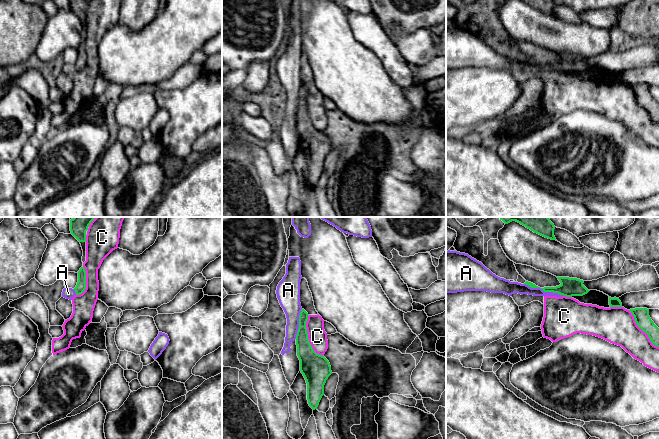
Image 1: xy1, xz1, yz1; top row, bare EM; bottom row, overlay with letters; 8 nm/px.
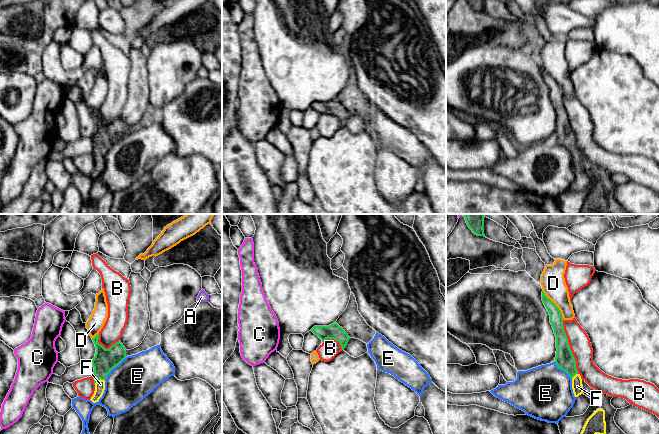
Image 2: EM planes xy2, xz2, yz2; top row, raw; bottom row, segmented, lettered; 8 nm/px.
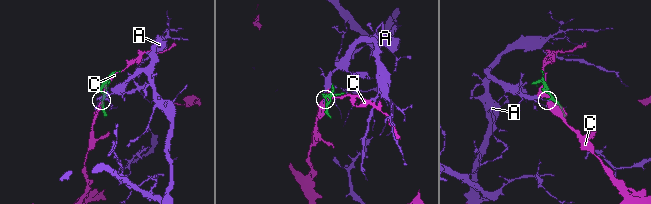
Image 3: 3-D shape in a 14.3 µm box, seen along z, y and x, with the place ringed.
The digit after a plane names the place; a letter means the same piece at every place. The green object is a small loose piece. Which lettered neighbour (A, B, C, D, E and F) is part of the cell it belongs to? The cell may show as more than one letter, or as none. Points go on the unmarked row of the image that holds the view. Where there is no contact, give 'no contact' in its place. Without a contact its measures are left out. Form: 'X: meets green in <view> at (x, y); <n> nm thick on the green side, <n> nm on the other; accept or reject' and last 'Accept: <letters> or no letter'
A: meets green in yz1 at (544, 67); 150 nm thick on the green side, 100 nm on the other; reject
B: meets green in yz2 at (569, 123); 150 nm thick on the green side, 170 nm on the other; reject
C: meets green in xz1 at (307, 113); 220 nm thick on the green side, 150 nm on the other; reject
D: meets green in yz2 at (555, 81); 110 nm thick on the green side, 190 nm on the other; reject
E: meets green in xy2 at (114, 143); 180 nm thick on the green side, 340 nm on the other; reject
F: meets green in xy2 at (99, 155); 180 nm thick on the green side, 80 nm on the other; accept
Accept: F

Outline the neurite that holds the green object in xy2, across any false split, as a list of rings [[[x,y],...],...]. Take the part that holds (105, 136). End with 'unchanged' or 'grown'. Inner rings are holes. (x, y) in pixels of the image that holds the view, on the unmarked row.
[[[99,110],[92,114],[95,123],[96,130],[91,137],[94,143],[94,160],[95,167],[91,173],[91,177],[96,179],[102,173],[105,166],[105,155],[110,147],[118,142],[126,134],[126,125],[119,116],[113,120],[109,125],[105,125],[99,118]]]; grown

